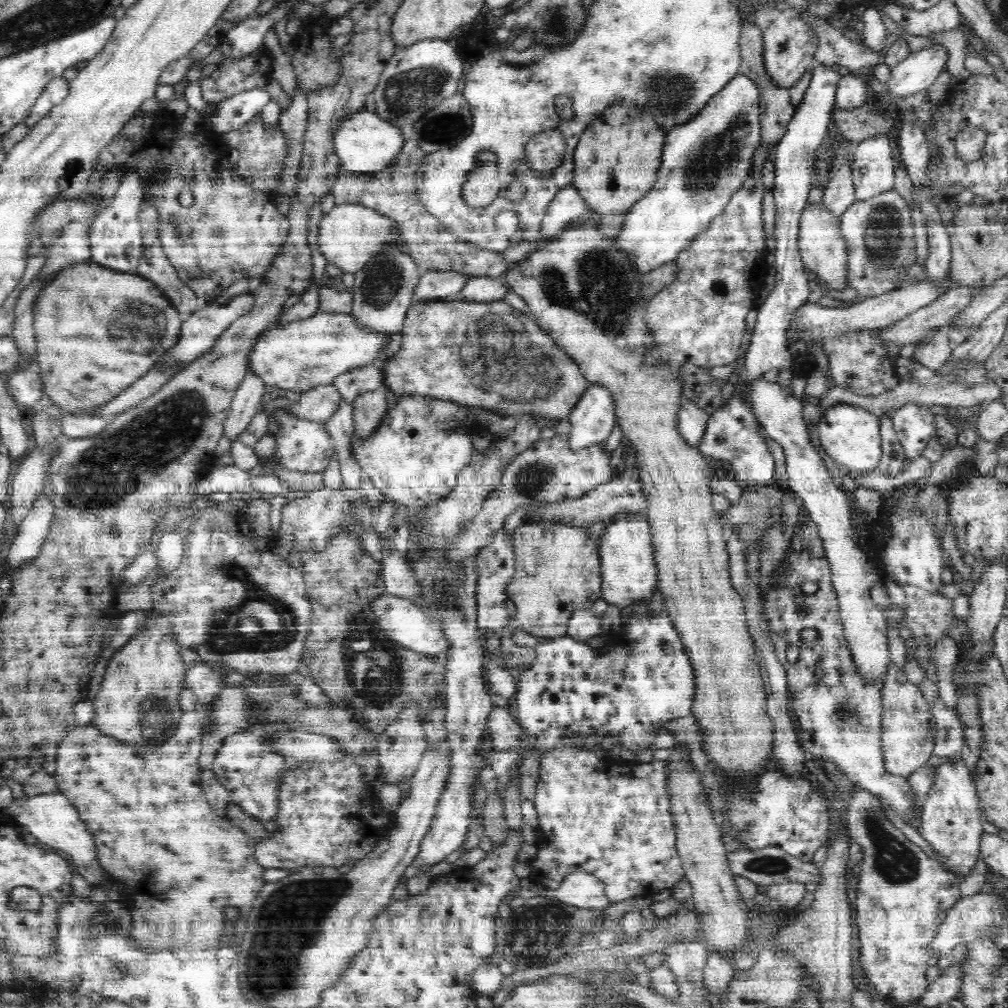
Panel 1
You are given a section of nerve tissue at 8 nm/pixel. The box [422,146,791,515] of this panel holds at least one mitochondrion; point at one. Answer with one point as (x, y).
(509, 363)

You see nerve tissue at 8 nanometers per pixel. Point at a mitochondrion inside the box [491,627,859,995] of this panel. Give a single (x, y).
(537, 931)

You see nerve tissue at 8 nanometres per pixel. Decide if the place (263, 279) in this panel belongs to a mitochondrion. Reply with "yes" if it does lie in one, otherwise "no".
no

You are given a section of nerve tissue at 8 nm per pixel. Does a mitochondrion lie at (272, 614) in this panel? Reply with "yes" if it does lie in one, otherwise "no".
yes

